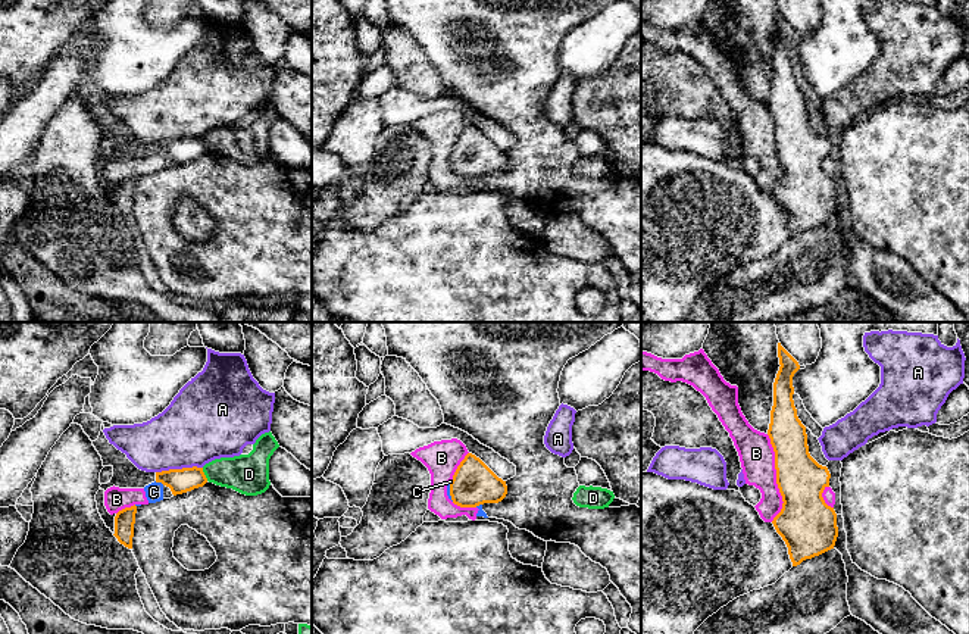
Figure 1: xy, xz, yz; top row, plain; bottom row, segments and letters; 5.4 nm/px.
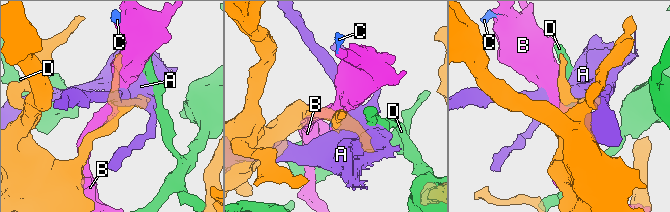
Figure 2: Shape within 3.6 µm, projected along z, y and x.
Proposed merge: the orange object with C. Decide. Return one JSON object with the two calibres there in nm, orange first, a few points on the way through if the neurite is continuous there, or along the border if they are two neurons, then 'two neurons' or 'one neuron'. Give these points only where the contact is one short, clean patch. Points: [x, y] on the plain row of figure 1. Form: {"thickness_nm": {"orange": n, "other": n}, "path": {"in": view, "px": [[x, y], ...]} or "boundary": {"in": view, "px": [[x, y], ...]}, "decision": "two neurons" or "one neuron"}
{"thickness_nm": {"orange": 130, "other": 100}, "decision": "two neurons"}

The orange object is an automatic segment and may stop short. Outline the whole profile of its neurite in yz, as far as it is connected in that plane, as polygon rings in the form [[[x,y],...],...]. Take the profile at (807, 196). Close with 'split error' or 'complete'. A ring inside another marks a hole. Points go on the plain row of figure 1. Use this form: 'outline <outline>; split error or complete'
outline [[[778,13],[779,41],[773,53],[773,76],[768,106],[775,122],[776,154],[782,166],[782,179],[772,194],[788,218],[793,237],[806,229],[834,219],[838,197],[834,178],[828,177],[822,163],[829,157],[831,144],[809,124],[806,97],[797,87],[793,65],[793,47],[800,40],[798,32]]]; complete

